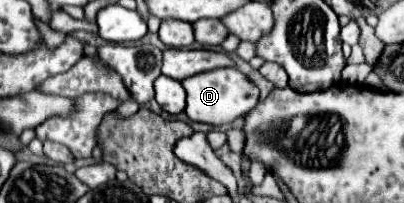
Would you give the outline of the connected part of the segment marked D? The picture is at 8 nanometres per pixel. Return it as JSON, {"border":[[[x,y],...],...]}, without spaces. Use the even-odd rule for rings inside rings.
{"border":[[[235,67],[215,69],[211,73],[199,73],[183,81],[183,87],[187,91],[187,107],[185,107],[187,117],[191,121],[207,123],[213,127],[233,123],[237,117],[243,117],[245,113],[249,113],[259,101],[259,89]]]}

